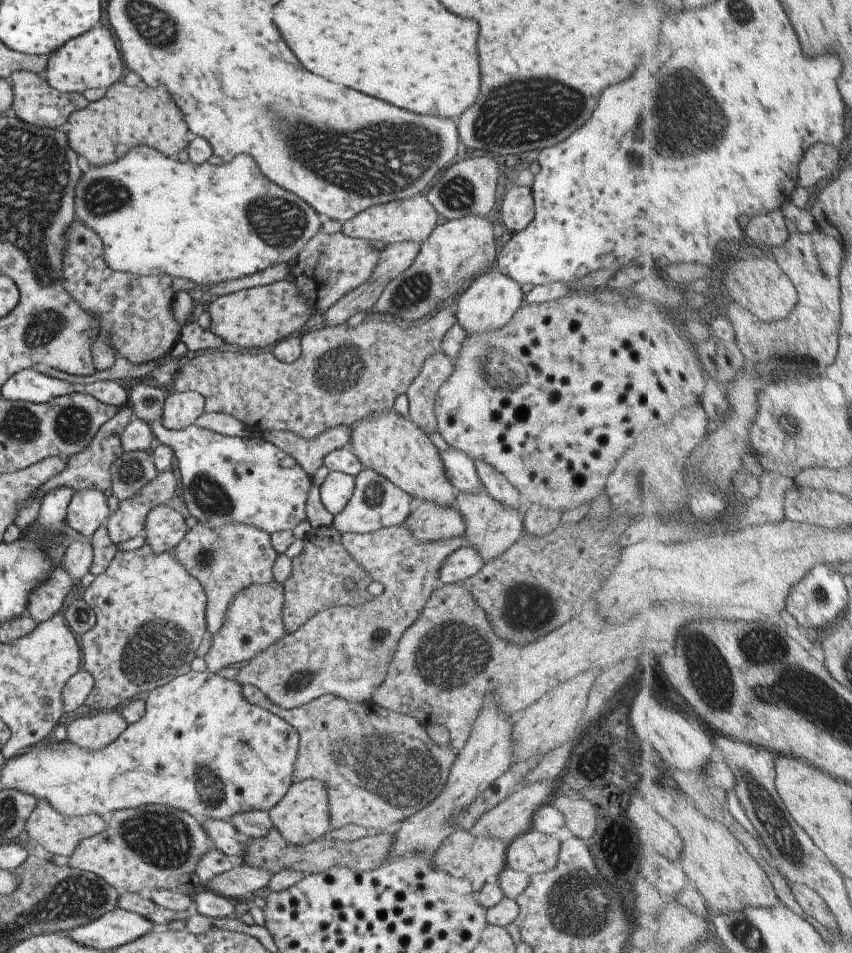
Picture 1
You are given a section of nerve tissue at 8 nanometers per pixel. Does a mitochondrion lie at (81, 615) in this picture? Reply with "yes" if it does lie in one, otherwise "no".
yes

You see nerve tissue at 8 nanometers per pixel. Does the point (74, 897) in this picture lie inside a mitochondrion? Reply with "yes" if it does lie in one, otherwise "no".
yes

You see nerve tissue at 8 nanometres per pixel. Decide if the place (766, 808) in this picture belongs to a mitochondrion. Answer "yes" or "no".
yes

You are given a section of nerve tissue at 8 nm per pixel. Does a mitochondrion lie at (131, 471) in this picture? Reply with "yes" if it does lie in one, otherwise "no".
yes

